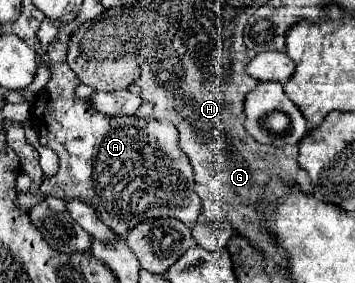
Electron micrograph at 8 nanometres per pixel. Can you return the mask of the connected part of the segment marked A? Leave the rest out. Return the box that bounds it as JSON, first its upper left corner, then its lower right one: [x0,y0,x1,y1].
[32,41,200,237]

